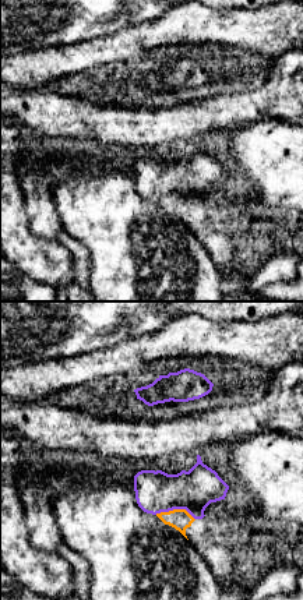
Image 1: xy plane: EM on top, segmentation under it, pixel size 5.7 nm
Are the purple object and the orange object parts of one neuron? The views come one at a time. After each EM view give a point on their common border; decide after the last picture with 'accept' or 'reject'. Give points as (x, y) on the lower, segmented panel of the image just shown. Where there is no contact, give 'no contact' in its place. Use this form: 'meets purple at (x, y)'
meets purple at (175, 508)

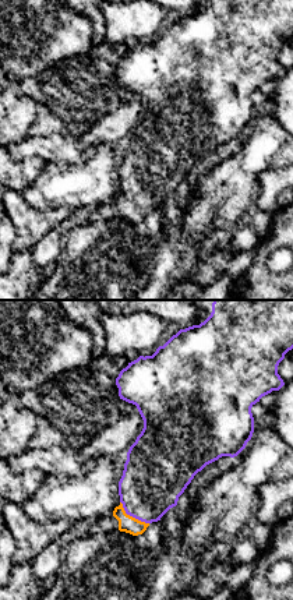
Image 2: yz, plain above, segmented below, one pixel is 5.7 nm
meets purple at (131, 515)

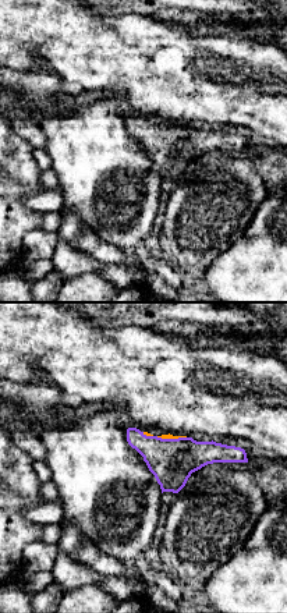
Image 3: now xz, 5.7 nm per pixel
meets purple at (172, 439)

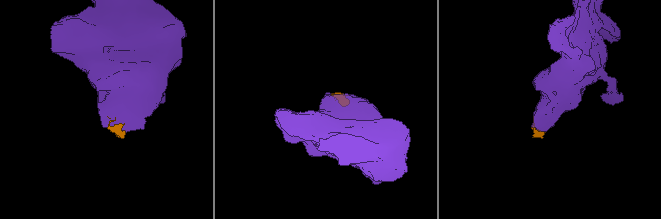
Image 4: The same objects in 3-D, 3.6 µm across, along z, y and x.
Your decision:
accept

